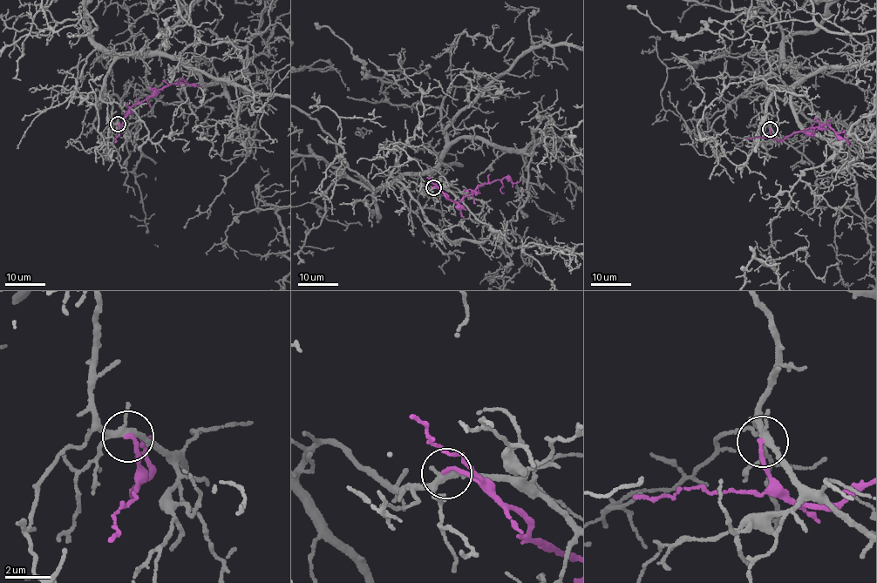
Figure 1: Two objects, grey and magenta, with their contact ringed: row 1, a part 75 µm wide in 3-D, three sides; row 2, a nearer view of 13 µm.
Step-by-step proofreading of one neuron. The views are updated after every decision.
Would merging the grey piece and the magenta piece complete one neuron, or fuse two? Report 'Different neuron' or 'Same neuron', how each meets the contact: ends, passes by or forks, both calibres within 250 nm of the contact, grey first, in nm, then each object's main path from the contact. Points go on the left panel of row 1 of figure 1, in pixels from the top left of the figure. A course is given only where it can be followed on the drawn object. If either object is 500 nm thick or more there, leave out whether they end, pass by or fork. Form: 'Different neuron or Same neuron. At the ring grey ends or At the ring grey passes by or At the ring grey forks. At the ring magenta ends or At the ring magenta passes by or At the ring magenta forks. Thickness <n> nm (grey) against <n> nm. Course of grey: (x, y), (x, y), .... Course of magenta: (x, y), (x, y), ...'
Different neuron. At the ring grey forks. At the ring magenta ends. Thickness 260 nm (grey) against 190 nm. Course of grey: (118, 124), (105, 93), (113, 56), (92, 40), (92, 17), (97, 29), (66, 39). Course of magenta: (118, 124), (120, 132), (131, 106), (164, 86), (183, 82), (201, 87)

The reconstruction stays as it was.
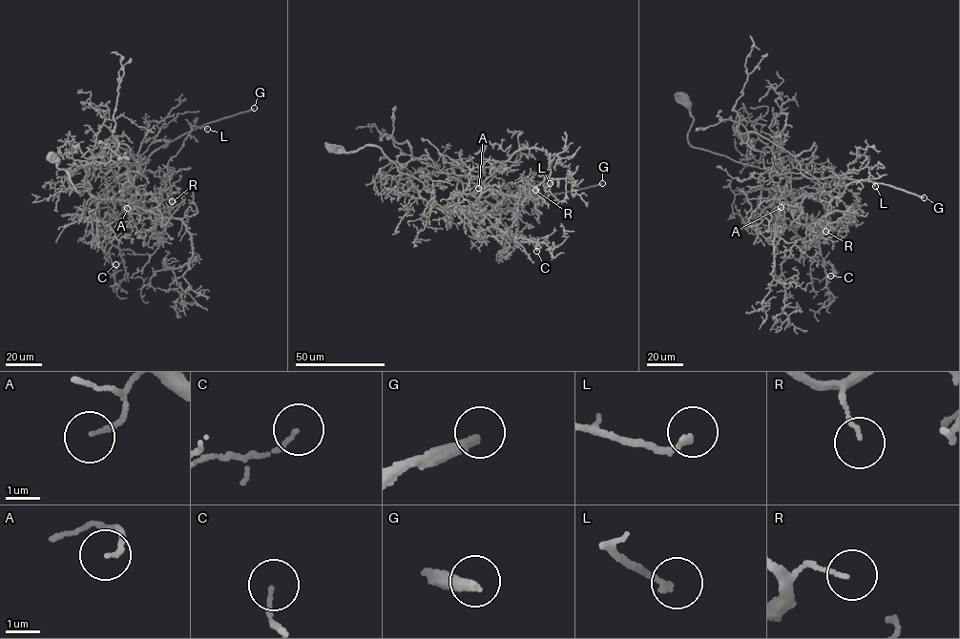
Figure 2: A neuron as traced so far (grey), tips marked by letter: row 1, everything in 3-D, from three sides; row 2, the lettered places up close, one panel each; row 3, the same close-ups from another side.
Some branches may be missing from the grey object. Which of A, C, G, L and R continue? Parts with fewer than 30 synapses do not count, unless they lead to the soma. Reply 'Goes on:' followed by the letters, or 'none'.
Goes on: A, G

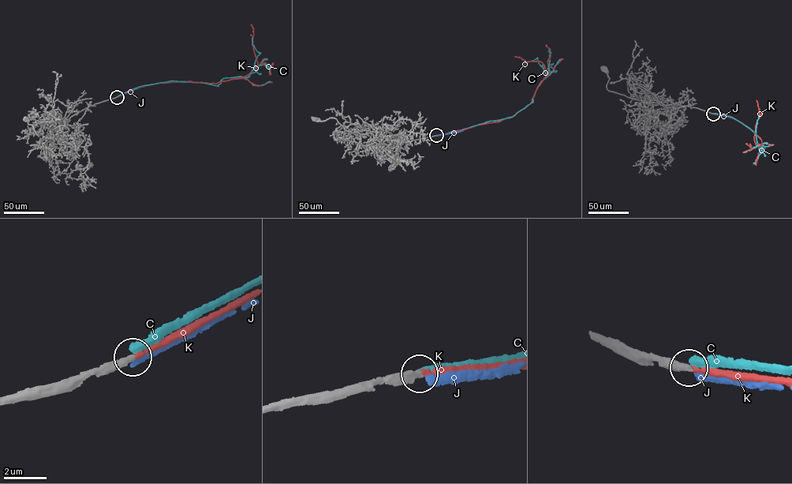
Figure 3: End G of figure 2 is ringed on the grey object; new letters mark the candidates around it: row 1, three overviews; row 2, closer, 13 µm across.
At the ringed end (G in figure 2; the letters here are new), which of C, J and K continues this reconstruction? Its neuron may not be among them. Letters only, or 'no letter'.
K

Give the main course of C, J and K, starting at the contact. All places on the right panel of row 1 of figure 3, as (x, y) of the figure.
C: (713, 114), (731, 117), (750, 128), (762, 141), (763, 152), (764, 148), (760, 153), (756, 133), (759, 114)
J: (713, 114), (735, 119)
K: (713, 114), (732, 118), (756, 133), (764, 149), (760, 151), (753, 136), (760, 116), (756, 100)

